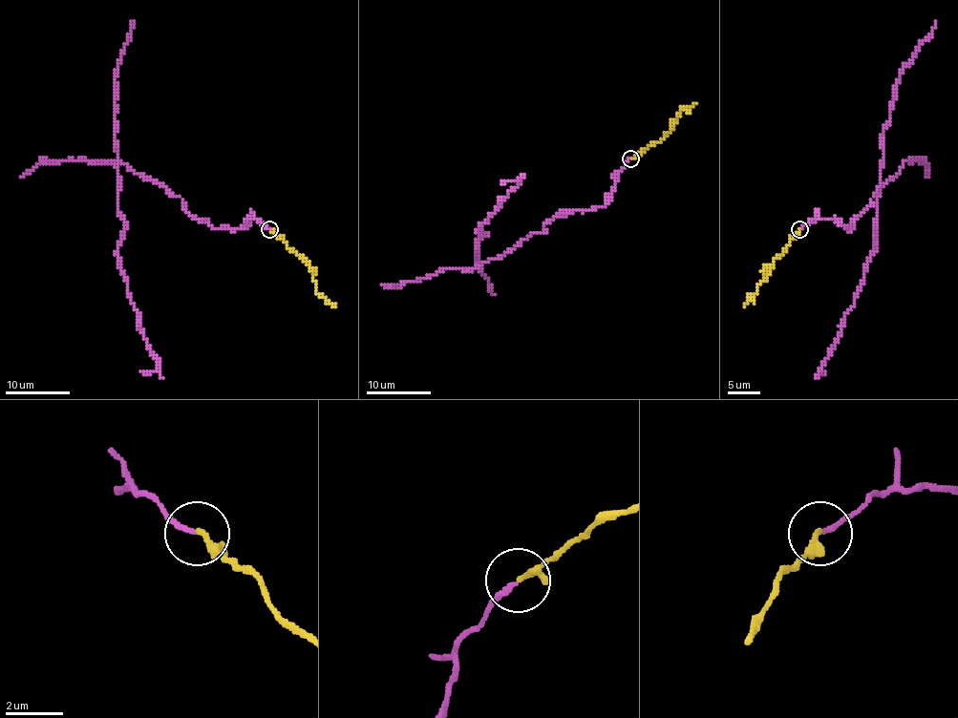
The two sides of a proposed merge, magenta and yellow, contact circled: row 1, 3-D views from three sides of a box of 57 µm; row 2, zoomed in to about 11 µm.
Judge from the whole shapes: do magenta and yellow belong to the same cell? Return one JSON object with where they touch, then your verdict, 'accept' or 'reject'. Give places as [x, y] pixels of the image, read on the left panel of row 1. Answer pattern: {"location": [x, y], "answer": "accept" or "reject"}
{"location": [269, 229], "answer": "accept"}

